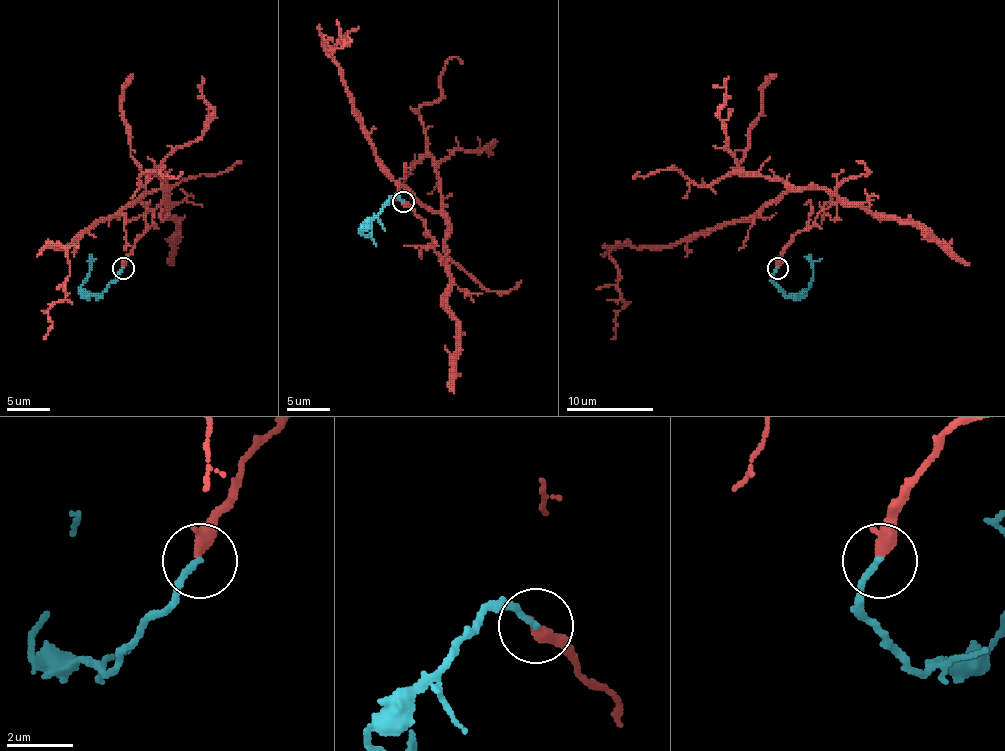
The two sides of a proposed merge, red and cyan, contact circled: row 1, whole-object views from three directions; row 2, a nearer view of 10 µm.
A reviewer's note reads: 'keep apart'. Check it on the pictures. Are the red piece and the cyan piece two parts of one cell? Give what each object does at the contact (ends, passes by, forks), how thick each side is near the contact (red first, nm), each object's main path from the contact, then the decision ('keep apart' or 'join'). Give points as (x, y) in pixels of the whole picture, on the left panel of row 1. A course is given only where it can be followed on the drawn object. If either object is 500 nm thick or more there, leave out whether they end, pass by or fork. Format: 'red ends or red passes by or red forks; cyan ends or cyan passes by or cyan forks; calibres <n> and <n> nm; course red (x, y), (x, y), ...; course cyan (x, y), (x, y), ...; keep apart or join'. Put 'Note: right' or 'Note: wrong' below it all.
red ends; cyan ends; calibres 400 and 180 nm; course red (124, 267), (167, 187), (146, 191), (70, 246), (52, 246), (67, 252), (70, 269), (46, 339); course cyan (124, 267), (100, 295), (89, 295), (80, 287), (89, 272), (89, 263), (96, 259); keep apart
Note: right

